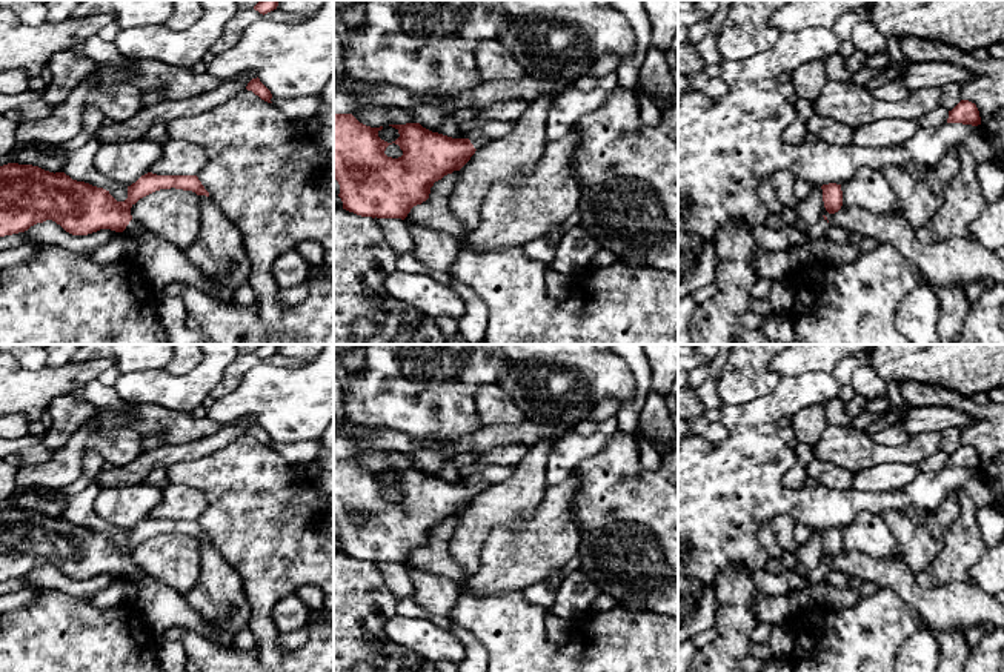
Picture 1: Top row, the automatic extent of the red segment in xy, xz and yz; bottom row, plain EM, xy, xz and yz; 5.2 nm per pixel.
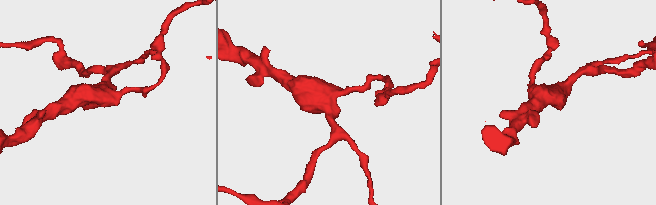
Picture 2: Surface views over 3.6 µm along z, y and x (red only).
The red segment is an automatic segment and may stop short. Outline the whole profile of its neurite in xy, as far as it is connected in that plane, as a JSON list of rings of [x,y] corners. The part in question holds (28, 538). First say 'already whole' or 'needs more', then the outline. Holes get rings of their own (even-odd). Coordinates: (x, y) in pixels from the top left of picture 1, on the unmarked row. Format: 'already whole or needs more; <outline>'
needs more; [[[32,509],[0,511],[0,581],[28,575],[52,564],[72,580],[100,574],[141,580],[146,574],[132,563],[131,552],[160,534],[192,535],[209,541],[197,520],[148,517],[128,531],[128,543],[117,546],[109,535],[49,517]]]

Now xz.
needs more; [[[334,457],[334,523],[340,529],[338,541],[343,546],[343,554],[361,561],[404,564],[414,551],[421,549],[429,543],[431,532],[435,526],[441,524],[447,518],[452,518],[454,515],[460,515],[470,504],[475,495],[489,486],[481,478],[475,478],[470,483],[452,483],[432,477],[423,472],[420,467],[389,471],[395,472],[400,478],[400,481],[392,486],[403,495],[403,500],[398,503],[392,503],[384,498],[386,492],[392,487],[387,487],[378,481],[383,471],[371,472],[360,467],[352,458]]]

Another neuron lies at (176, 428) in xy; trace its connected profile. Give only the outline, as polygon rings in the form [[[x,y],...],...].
[[[135,403],[126,411],[97,408],[94,420],[98,429],[89,438],[89,444],[97,437],[111,435],[125,427],[135,431],[141,440],[158,435],[165,444],[186,444],[212,435],[223,426],[209,417],[195,418],[189,412],[169,411],[152,403]]]

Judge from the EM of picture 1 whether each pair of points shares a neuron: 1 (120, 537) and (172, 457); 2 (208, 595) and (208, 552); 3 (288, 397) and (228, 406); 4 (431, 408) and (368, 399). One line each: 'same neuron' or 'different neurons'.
1: different neurons
2: same neuron
3: same neuron
4: same neuron

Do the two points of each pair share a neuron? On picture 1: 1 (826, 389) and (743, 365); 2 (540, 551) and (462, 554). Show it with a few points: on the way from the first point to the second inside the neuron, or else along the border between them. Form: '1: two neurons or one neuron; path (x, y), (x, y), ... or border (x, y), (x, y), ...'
1: two neurons; border (781, 377), (771, 391), (751, 399)
2: two neurons; border (505, 525), (489, 534), (480, 566), (466, 577)

